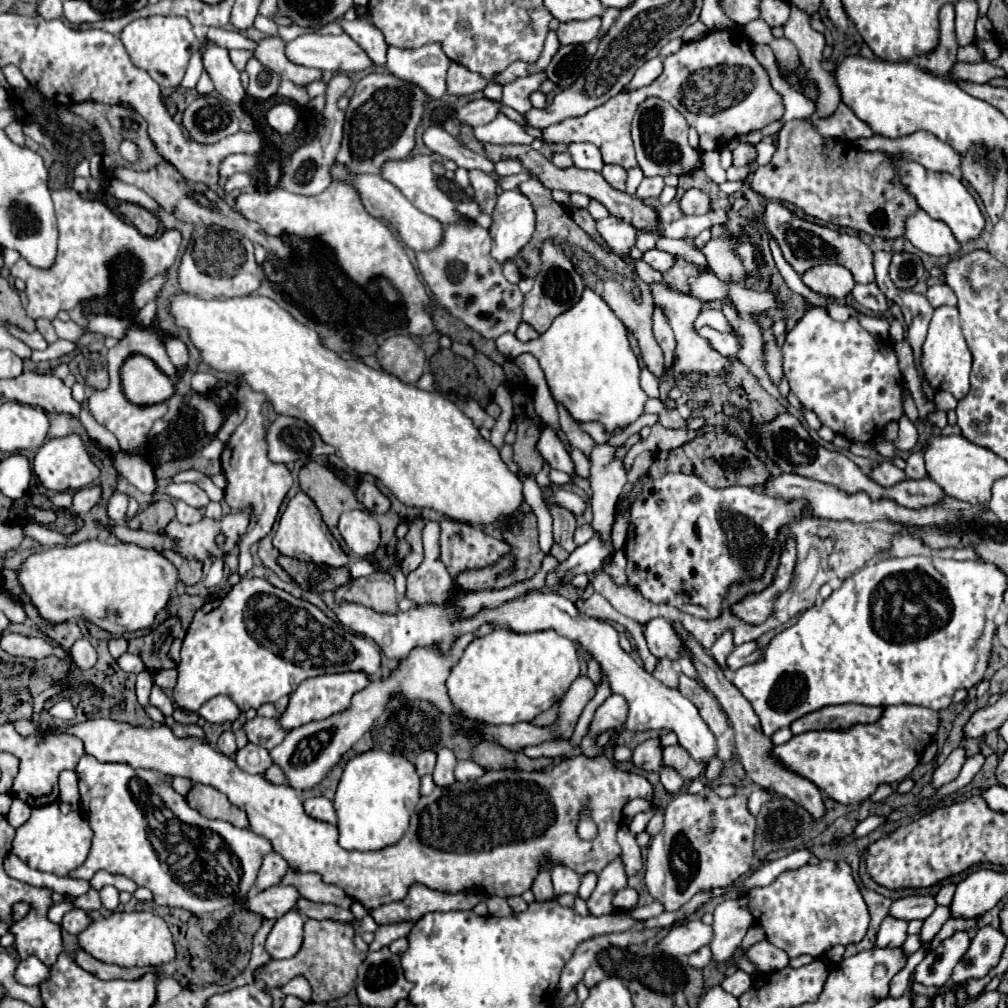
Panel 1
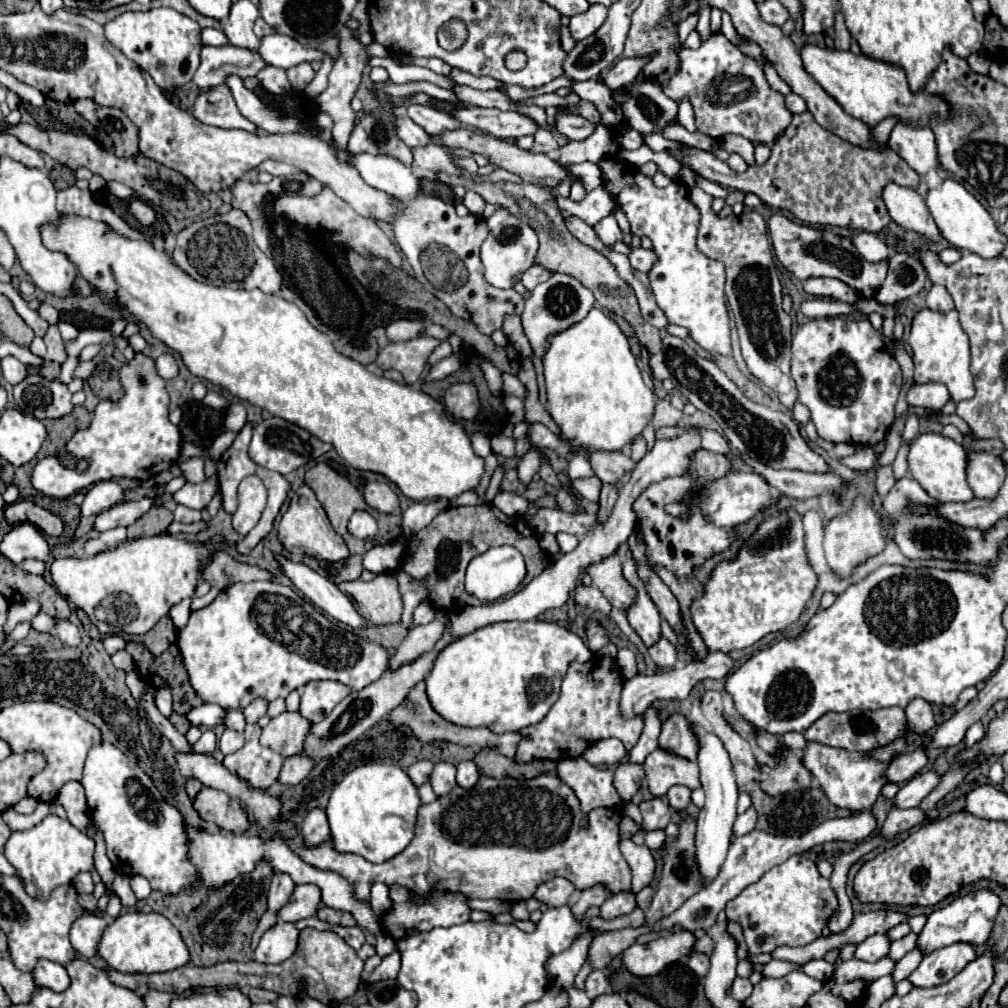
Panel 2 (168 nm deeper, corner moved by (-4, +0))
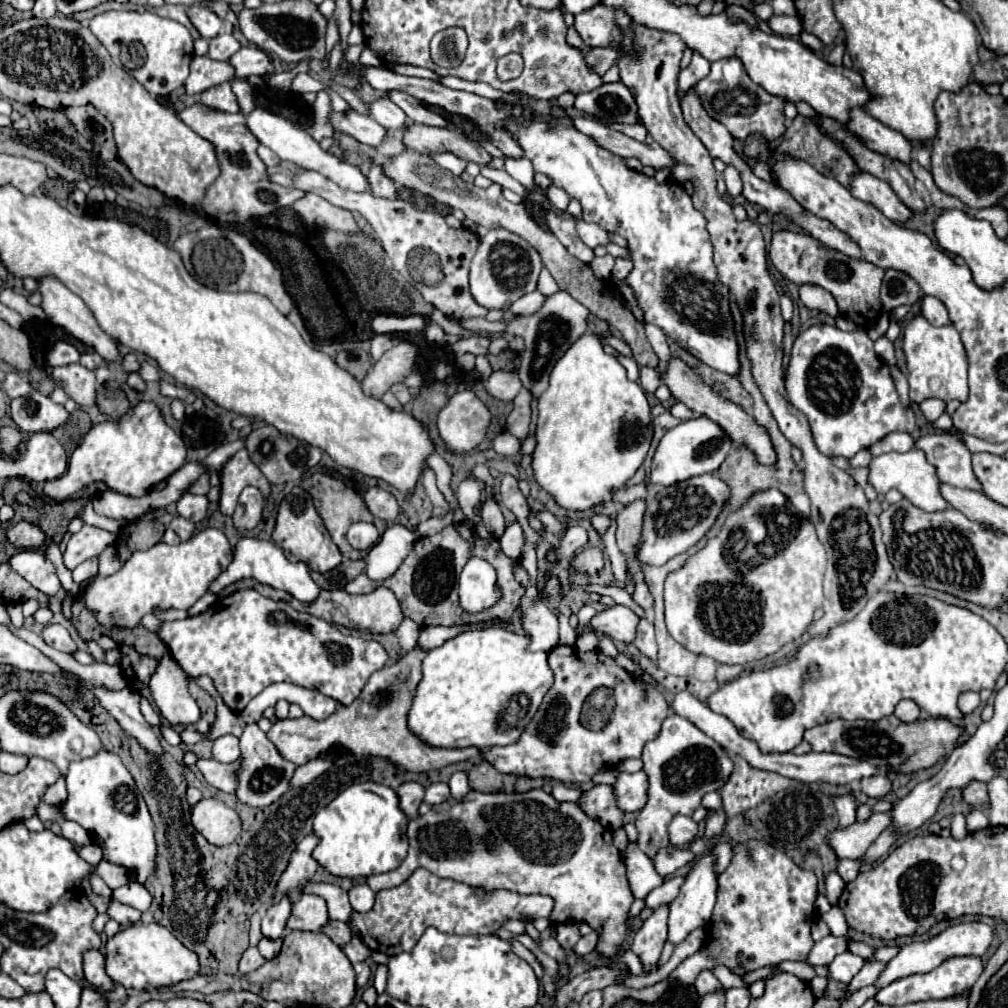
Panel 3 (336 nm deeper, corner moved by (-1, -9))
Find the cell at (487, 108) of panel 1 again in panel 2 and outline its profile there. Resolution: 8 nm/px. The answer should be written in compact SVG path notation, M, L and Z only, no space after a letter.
M410 104L408 106L408 116L432 136L440 136L440 132L446 132L446 130L462 128L462 124L460 124L460 120L456 120L456 116L452 116L448 112L442 112L442 110L436 110L432 106Z

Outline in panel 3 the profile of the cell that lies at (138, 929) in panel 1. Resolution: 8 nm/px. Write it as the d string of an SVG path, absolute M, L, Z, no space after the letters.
M135 923L123 931L119 931L115 937L107 941L107 973L115 983L121 983L125 989L159 989L159 987L171 987L179 981L191 979L199 973L199 957L173 933L169 933L165 927L151 923Z

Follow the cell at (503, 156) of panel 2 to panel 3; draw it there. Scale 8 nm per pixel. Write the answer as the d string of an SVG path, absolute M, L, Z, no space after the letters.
M409 123L405 125L403 143L407 149L417 151L417 153L433 155L433 153L449 151L461 159L475 161L479 165L487 165L491 161L491 155L479 143L447 127L427 127L427 125Z

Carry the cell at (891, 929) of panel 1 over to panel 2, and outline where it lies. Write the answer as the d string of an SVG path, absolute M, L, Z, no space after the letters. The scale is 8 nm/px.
M876 934L876 936L868 936L862 944L858 944L856 948L856 958L858 960L866 960L866 962L878 962L884 956L888 956L888 948L890 948L890 938L888 934Z

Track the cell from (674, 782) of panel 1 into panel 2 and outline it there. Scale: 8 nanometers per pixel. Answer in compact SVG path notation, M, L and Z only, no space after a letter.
M672 786L666 796L668 796L670 806L676 808L676 810L680 810L680 812L684 812L686 806L688 806L688 802L690 802L690 790L684 788L684 786Z

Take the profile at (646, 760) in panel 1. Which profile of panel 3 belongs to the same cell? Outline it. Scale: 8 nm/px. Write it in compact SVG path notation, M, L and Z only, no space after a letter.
M597 785L589 791L583 791L577 805L587 817L605 825L607 829L619 829L623 825L623 813L615 805L611 785Z

